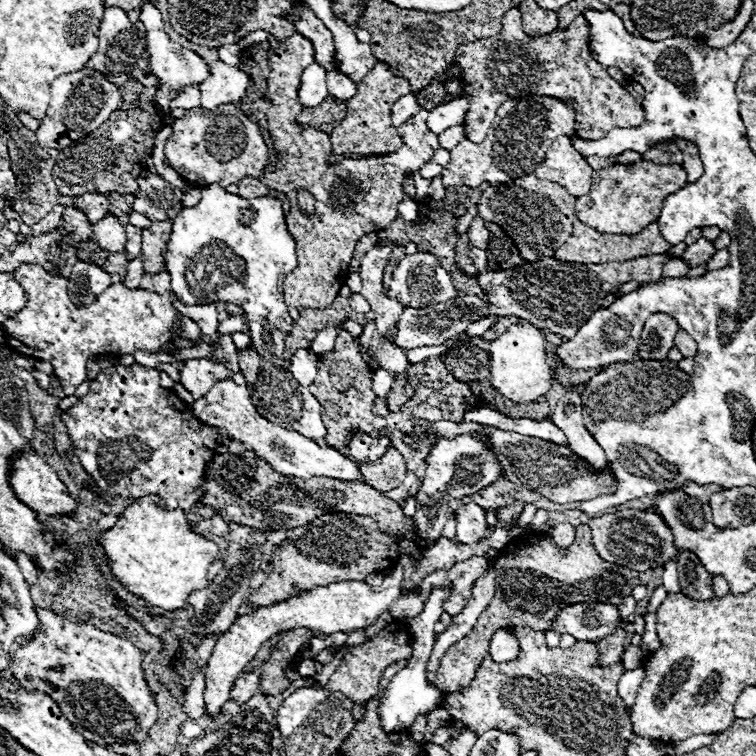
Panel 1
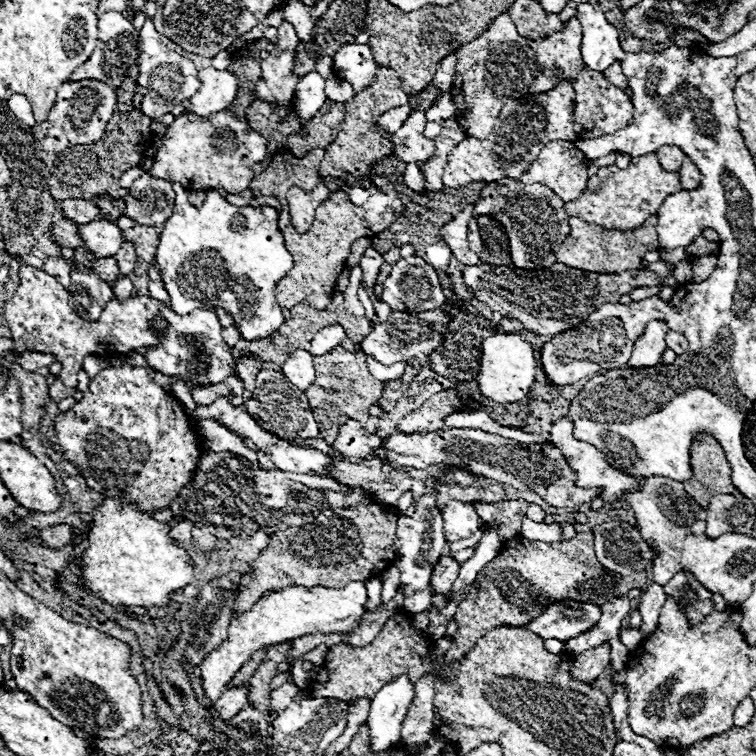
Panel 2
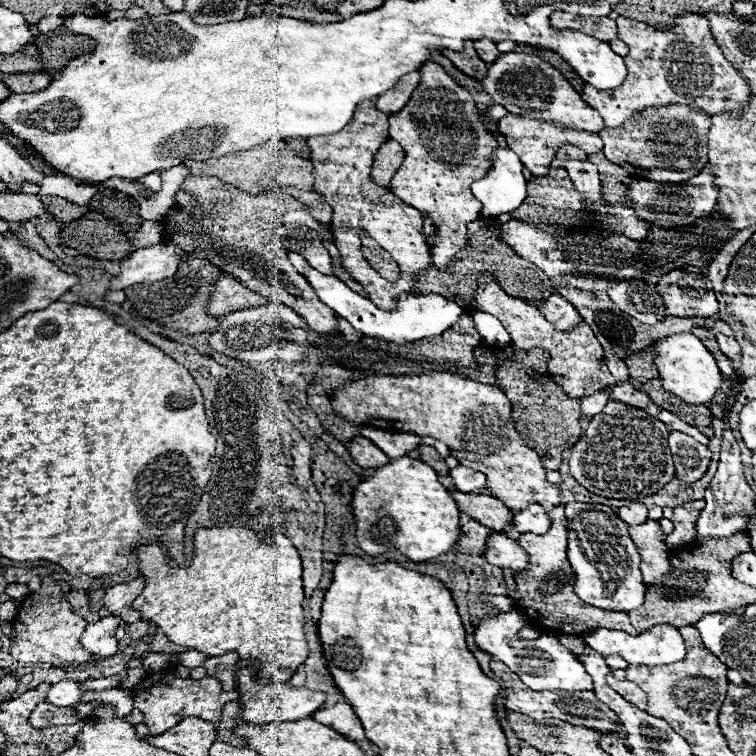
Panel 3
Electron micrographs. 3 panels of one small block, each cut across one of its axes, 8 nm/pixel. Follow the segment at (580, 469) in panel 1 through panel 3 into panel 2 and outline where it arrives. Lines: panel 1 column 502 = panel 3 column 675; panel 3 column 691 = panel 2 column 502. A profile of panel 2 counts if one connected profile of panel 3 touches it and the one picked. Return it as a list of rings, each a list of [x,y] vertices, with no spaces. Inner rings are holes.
[[[448,428],[434,432],[414,432],[402,434],[396,432],[388,436],[382,444],[384,458],[394,468],[426,468],[430,464],[466,464],[472,472],[484,478],[498,480],[518,490],[532,490],[550,506],[568,508],[582,502],[590,502],[602,494],[602,488],[578,488],[576,472],[568,466],[566,458],[552,444],[520,444],[496,434],[488,434],[474,428]]]

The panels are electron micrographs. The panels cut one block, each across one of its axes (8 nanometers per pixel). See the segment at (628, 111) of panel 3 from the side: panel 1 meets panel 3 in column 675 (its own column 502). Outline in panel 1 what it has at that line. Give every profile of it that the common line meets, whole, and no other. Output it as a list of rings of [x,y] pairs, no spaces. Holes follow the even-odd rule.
[[[512,8],[502,18],[500,34],[468,42],[458,48],[456,62],[462,66],[462,90],[472,96],[472,104],[464,118],[466,138],[480,144],[494,120],[494,112],[502,102],[524,94],[540,94],[574,104],[576,136],[598,140],[612,128],[636,128],[644,122],[644,108],[626,92],[590,54],[590,24],[580,14],[564,32],[552,32],[530,38],[522,30],[522,14]]]

